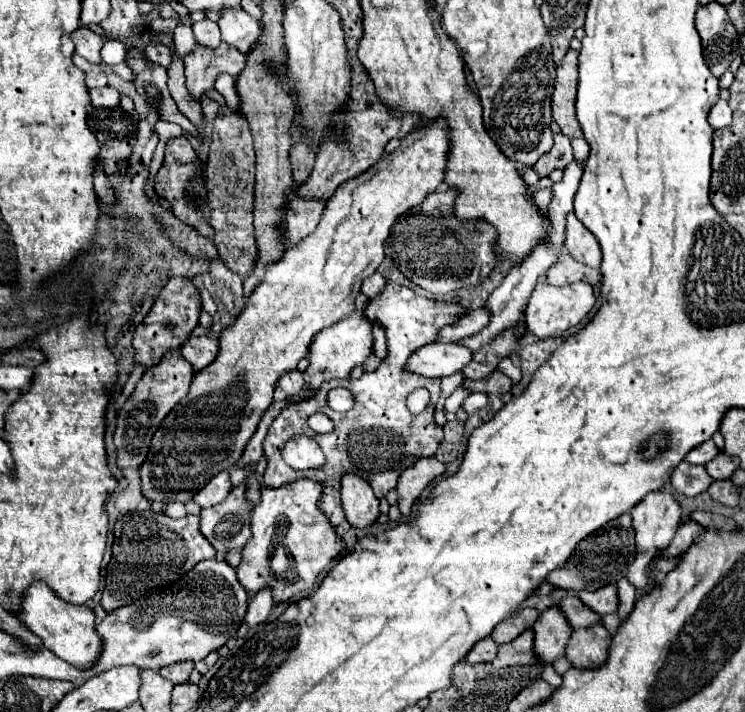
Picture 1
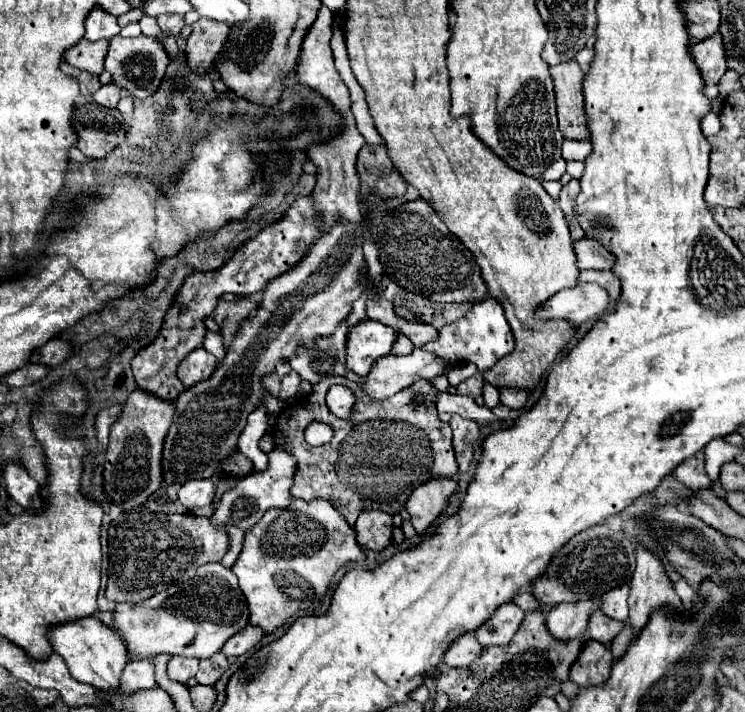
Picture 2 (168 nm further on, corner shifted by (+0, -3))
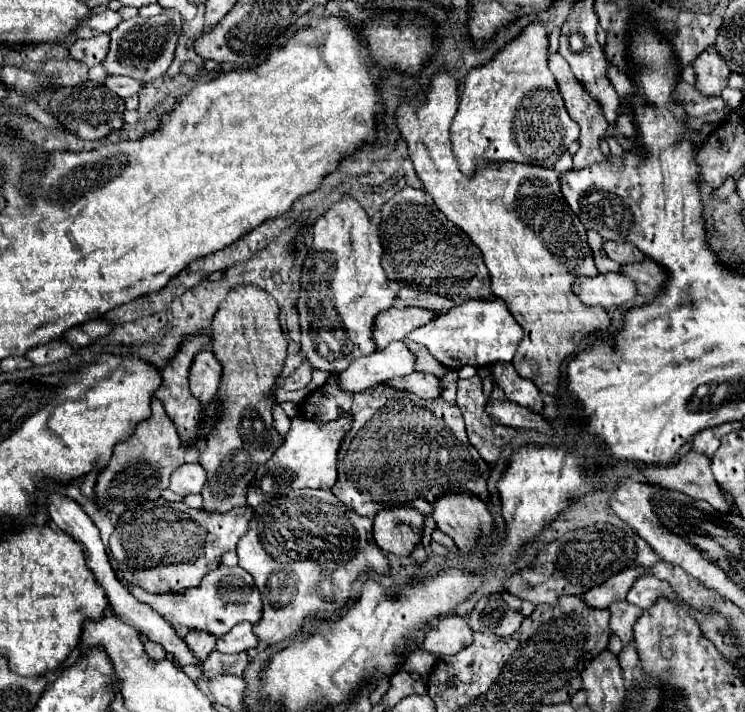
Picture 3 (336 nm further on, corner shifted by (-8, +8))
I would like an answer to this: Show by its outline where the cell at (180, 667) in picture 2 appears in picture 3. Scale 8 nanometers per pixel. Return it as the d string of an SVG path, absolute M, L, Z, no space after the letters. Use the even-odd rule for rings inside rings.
M190 630L188 636L184 638L184 642L188 644L194 660L200 662L200 664L210 656L210 652L216 646L216 638L214 636L210 636L206 632L198 632L198 630Z

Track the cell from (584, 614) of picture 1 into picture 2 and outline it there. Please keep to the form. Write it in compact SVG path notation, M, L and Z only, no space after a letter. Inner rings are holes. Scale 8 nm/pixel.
M594 611L592 623L588 625L590 639L600 641L600 643L610 643L622 629L624 629L624 623L608 619L608 615L604 615L602 611Z

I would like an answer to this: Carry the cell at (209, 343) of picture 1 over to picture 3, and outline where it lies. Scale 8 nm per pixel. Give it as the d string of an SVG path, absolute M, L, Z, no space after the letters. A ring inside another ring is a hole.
M202 350L194 356L190 368L190 392L202 402L210 404L220 386L222 368L212 350Z

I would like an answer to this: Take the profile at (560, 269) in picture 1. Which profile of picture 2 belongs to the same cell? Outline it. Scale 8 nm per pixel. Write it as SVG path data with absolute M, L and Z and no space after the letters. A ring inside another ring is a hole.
M582 271L580 273L580 283L586 283L586 281L600 283L610 293L612 303L616 303L620 299L620 291L622 291L620 279L612 271Z

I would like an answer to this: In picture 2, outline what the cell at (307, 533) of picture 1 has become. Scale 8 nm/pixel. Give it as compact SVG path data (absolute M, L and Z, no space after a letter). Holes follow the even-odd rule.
M292 499L292 505L288 509L270 509L254 527L250 527L244 535L242 551L232 565L234 575L238 577L240 589L246 597L248 609L250 609L250 623L260 627L266 635L280 629L288 619L296 619L306 615L312 615L316 611L316 605L324 601L328 595L328 587L336 575L336 571L346 565L348 561L364 563L366 555L356 543L356 531L342 519L334 507L324 499L304 501L304 499ZM306 549L312 549L314 555L304 555Z

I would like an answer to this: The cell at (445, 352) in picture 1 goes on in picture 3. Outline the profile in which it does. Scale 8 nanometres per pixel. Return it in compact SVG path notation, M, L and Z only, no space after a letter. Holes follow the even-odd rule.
M392 342L386 350L376 350L370 356L356 358L338 376L338 386L348 392L364 392L392 378L402 378L414 372L416 356L404 342Z

